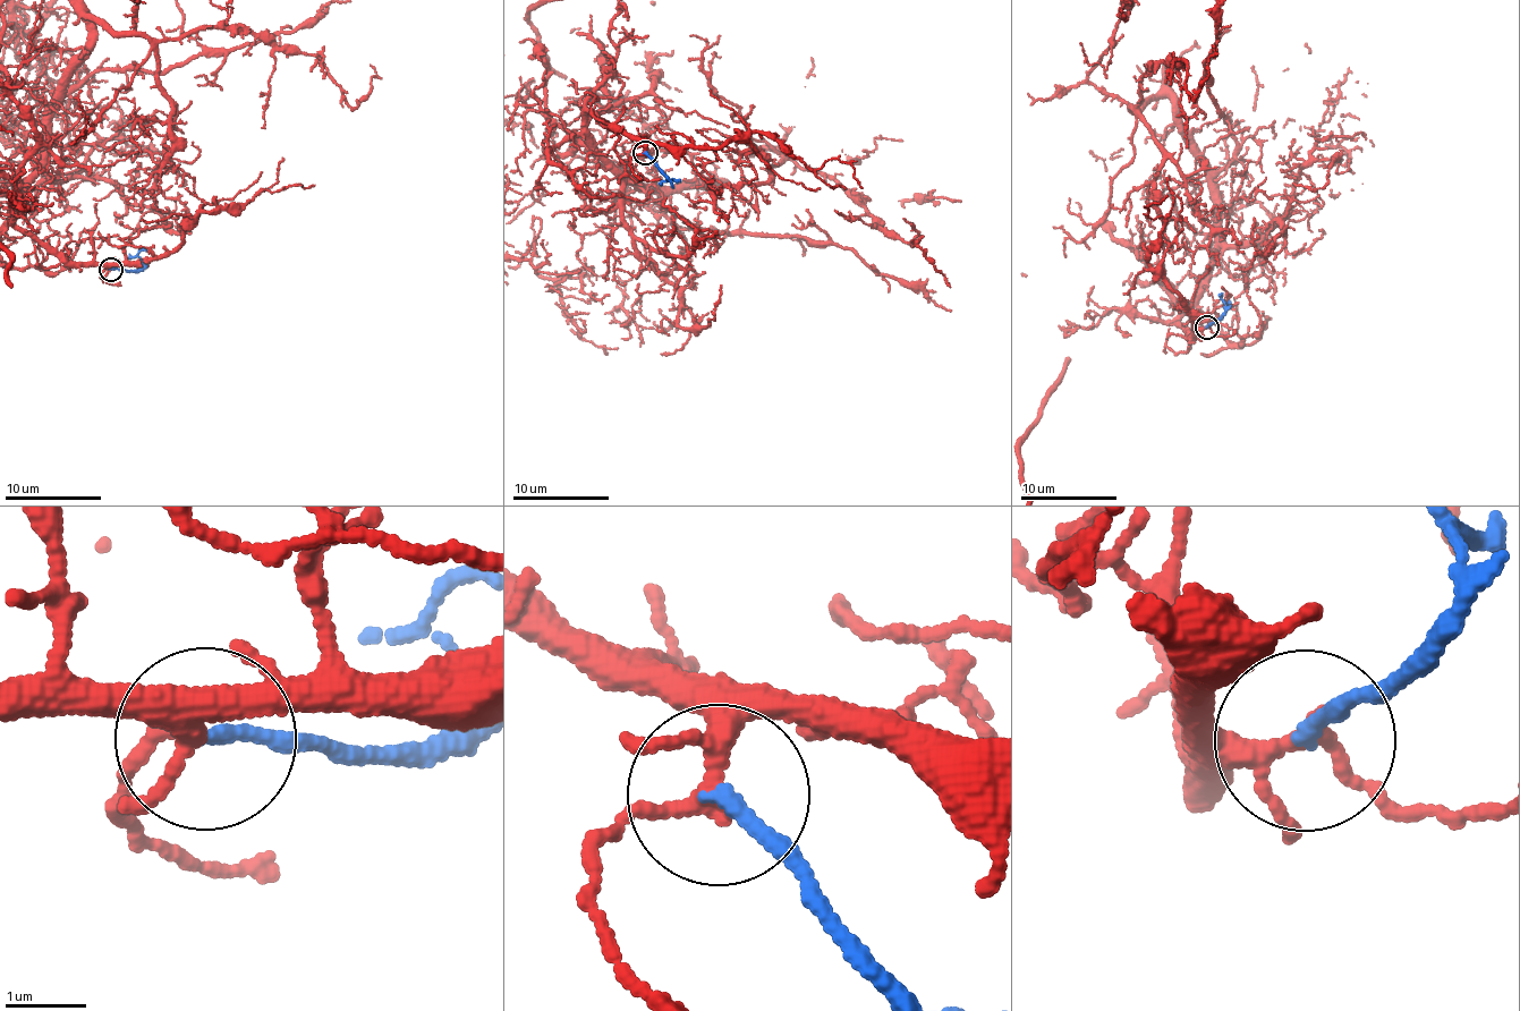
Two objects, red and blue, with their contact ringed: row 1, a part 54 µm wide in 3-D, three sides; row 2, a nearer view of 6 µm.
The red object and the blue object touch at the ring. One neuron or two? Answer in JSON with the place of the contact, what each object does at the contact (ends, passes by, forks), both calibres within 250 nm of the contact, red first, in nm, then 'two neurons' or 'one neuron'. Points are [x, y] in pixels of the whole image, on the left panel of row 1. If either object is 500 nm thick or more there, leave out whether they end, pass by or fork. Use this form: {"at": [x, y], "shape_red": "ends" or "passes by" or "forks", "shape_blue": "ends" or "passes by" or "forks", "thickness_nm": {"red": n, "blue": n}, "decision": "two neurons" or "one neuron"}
{"at": [111, 269], "shape_red": "forks", "shape_blue": "ends", "thickness_nm": {"red": 190, "blue": 190}, "decision": "one neuron"}

